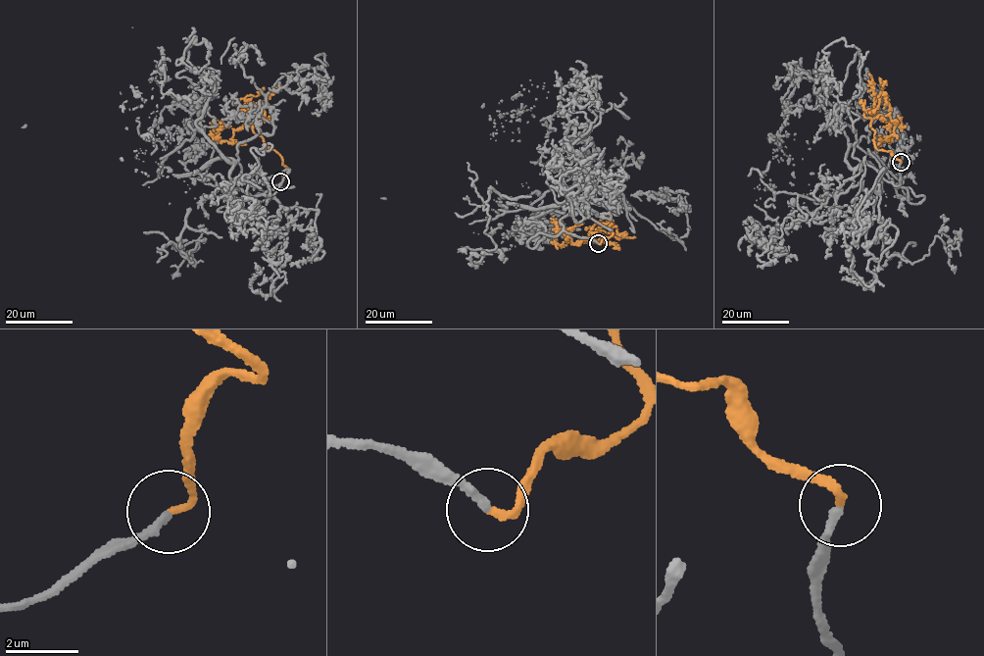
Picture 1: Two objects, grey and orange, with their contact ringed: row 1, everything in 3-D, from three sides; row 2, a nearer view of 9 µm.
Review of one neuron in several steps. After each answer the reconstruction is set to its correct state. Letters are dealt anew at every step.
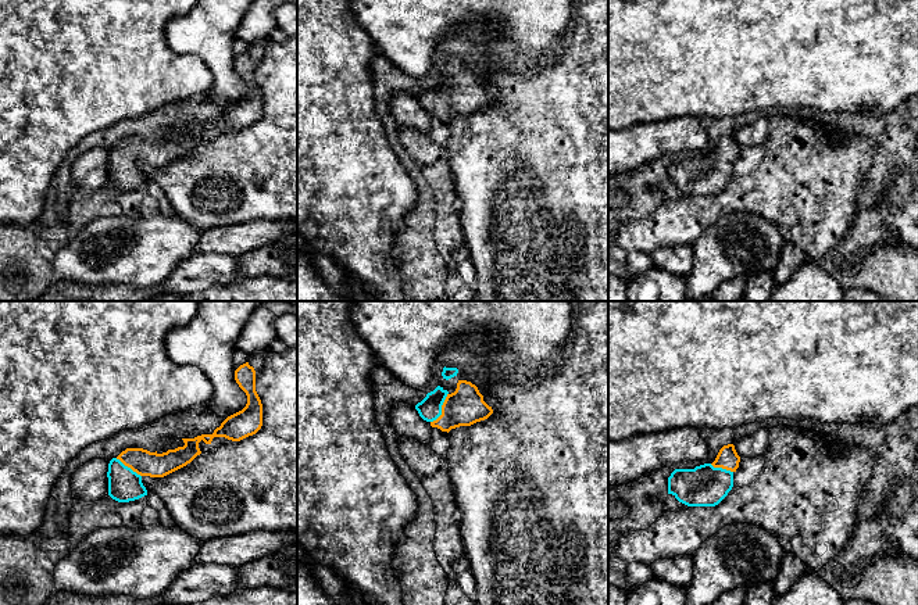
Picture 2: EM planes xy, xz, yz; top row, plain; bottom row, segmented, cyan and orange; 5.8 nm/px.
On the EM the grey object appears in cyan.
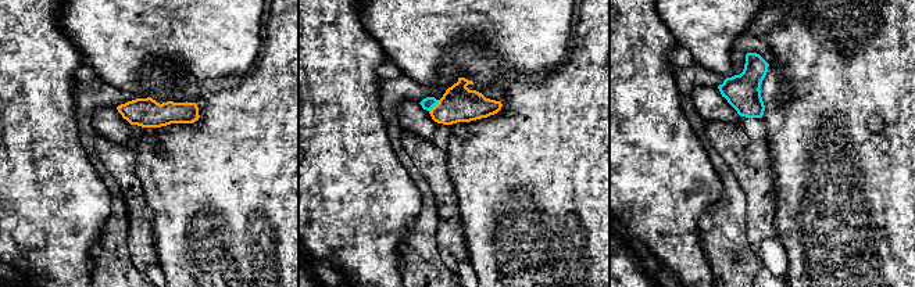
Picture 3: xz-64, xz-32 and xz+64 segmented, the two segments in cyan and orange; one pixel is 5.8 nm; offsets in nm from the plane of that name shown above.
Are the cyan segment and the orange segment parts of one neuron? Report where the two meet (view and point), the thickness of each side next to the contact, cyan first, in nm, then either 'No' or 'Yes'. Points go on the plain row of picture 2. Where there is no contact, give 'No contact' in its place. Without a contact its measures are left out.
Touches cyan at xz (440, 97). Thickness 140 nm (cyan) against 220 nm. Yes

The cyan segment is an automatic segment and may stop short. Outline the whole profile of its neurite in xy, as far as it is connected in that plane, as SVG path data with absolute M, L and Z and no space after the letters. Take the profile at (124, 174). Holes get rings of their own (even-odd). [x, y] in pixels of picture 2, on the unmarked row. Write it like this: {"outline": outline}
{"outline": "M249 51L235 60L235 69L247 85L246 96L228 105L212 123L182 128L185 135L167 142L150 142L143 137L126 137L108 153L108 185L118 191L129 191L147 185L143 165L164 167L201 143L199 132L211 133L214 126L240 130L256 123L262 115L262 93L256 80L256 60Z"}

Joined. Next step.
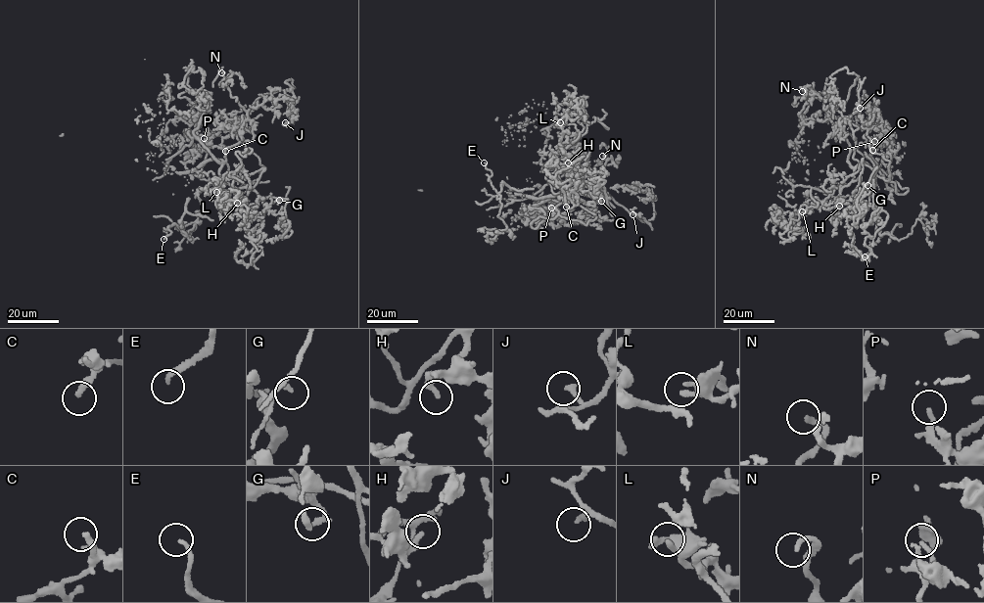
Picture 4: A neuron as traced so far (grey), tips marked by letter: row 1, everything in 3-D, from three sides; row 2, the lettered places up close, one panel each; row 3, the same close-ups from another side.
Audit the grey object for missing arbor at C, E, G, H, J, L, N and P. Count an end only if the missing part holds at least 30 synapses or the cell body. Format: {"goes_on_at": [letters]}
{"goes_on_at": ["C", "E", "J", "N"]}

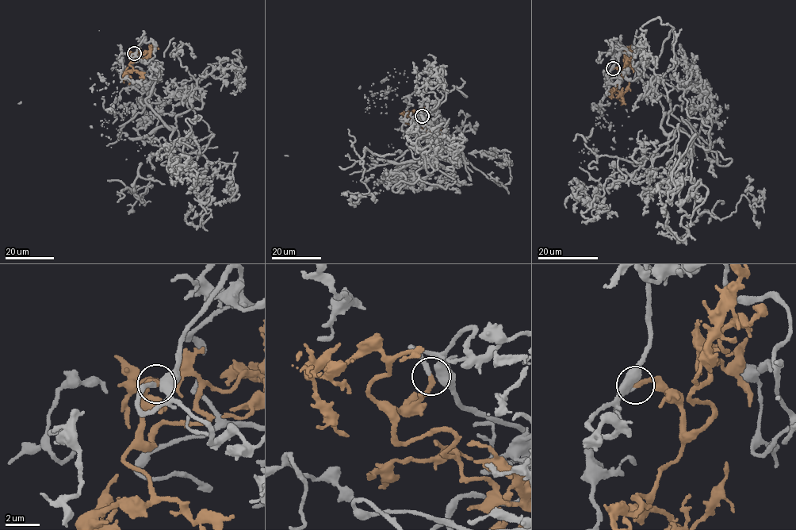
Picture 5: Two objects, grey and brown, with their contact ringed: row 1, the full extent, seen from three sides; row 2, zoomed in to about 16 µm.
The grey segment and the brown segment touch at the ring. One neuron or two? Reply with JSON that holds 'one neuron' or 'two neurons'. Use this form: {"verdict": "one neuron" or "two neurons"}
{"verdict": "one neuron"}

